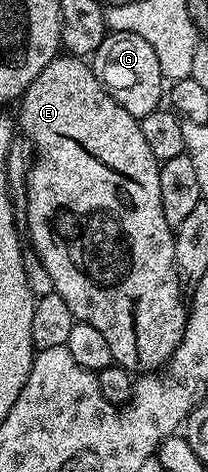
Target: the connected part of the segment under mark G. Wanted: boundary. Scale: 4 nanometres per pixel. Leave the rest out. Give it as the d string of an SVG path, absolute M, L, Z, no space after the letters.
M129 32L108 33L94 53L93 66L96 77L113 101L134 119L144 119L149 113L160 110L162 103L159 102L165 99L165 80L157 54L144 38Z

